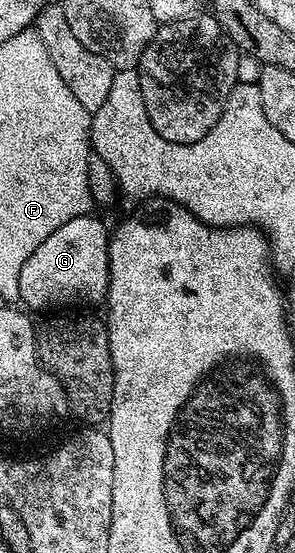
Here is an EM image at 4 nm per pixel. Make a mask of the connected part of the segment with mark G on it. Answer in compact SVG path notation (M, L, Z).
M89 215L67 221L23 263L19 273L18 300L23 301L28 310L104 300L109 287L110 234L108 226L99 221L89 225L89 221Z

